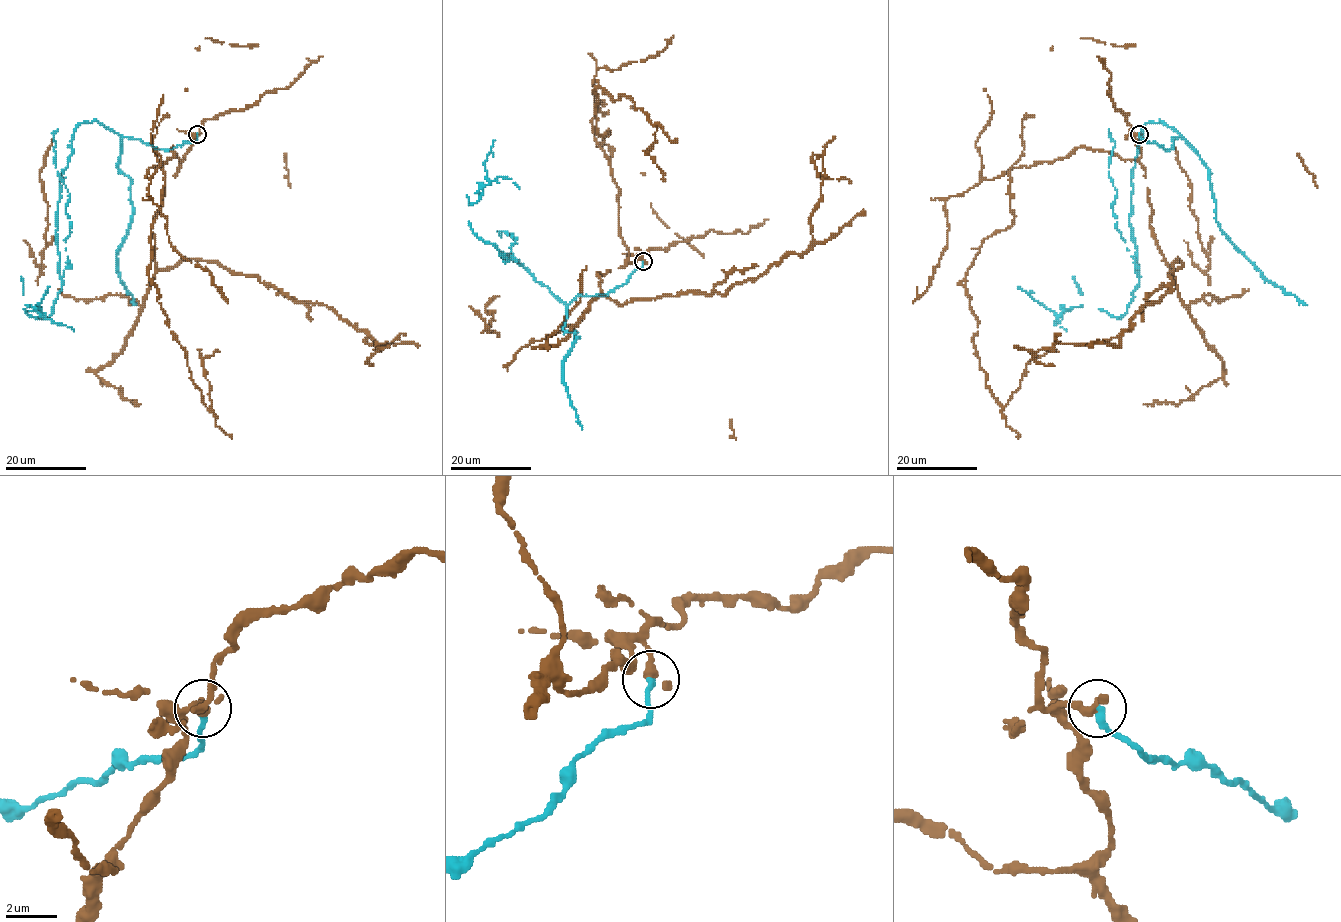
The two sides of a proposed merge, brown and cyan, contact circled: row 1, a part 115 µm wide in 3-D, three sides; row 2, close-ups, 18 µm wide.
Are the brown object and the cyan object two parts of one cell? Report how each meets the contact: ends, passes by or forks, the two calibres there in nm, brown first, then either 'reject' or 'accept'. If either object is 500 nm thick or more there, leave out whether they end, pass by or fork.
brown ends | cyan ends | 400/280 nm | reject

